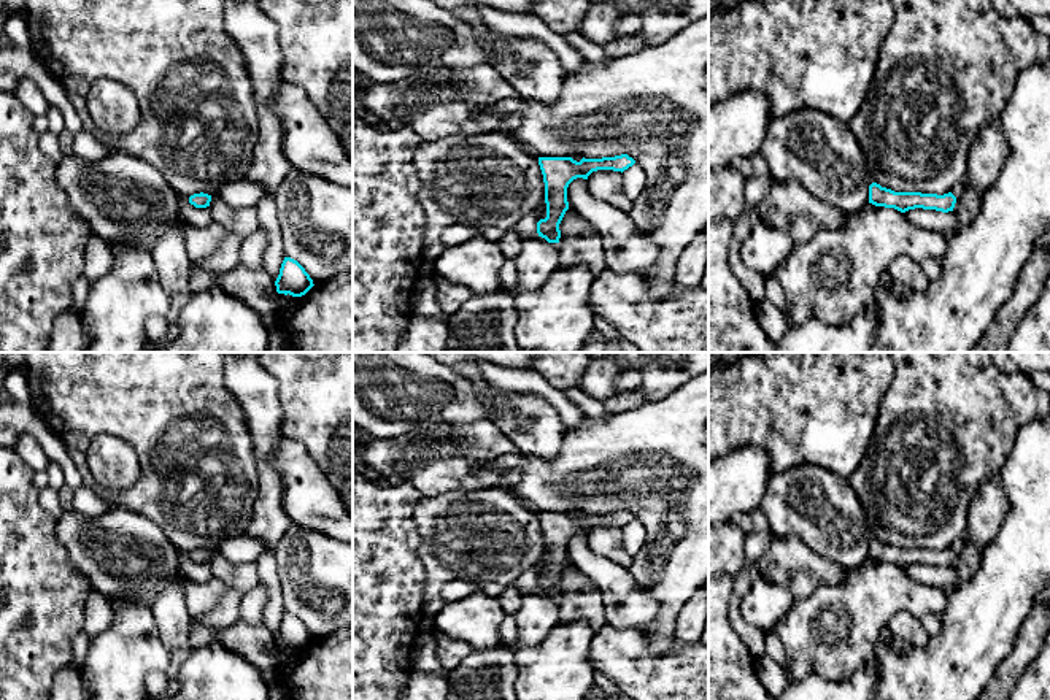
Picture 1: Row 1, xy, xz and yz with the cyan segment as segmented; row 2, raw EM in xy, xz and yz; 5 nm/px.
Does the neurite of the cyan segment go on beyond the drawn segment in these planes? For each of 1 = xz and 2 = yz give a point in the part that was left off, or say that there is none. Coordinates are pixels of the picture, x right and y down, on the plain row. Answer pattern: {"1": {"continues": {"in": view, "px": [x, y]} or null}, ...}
{"1": {"continues": null}, "2": {"continues": null}}

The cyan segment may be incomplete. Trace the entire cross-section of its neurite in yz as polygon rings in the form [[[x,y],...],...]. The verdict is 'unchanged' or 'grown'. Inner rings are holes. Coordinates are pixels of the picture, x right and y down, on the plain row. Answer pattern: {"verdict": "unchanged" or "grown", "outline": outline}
{"verdict": "unchanged", "outline": [[[872,538],[869,541],[869,559],[875,562],[894,563],[901,568],[915,563],[948,568],[953,567],[956,552],[952,548],[944,551],[921,548],[894,548],[891,544],[882,543],[877,538]]]}

